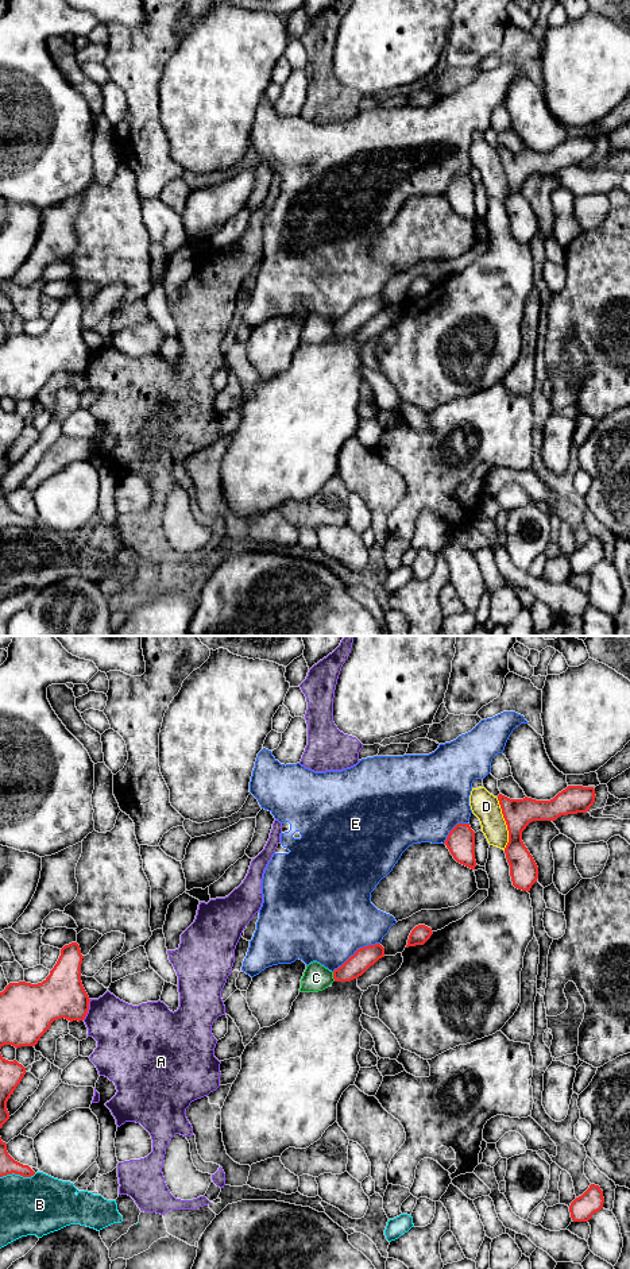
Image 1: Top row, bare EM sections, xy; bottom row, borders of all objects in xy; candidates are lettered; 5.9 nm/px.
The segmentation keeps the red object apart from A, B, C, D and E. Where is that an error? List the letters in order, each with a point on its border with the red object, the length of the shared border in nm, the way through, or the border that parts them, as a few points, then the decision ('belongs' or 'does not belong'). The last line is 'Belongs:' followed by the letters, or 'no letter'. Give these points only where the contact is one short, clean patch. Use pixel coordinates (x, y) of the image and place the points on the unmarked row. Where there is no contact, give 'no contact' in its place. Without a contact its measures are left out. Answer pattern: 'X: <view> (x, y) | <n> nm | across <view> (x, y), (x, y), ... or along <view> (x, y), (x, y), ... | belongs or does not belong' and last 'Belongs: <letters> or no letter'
A: xy (88, 361) | 140 nm | does not belong
B: xy (18, 525) | 220 nm | does not belong
C: xy (333, 328) | 60 nm | along xy (332, 324), (335, 332) | does not belong
D: xy (506, 176) | 320 nm | does not belong
E: xy (355, 304) | 340 nm | does not belong
Belongs: no letter

